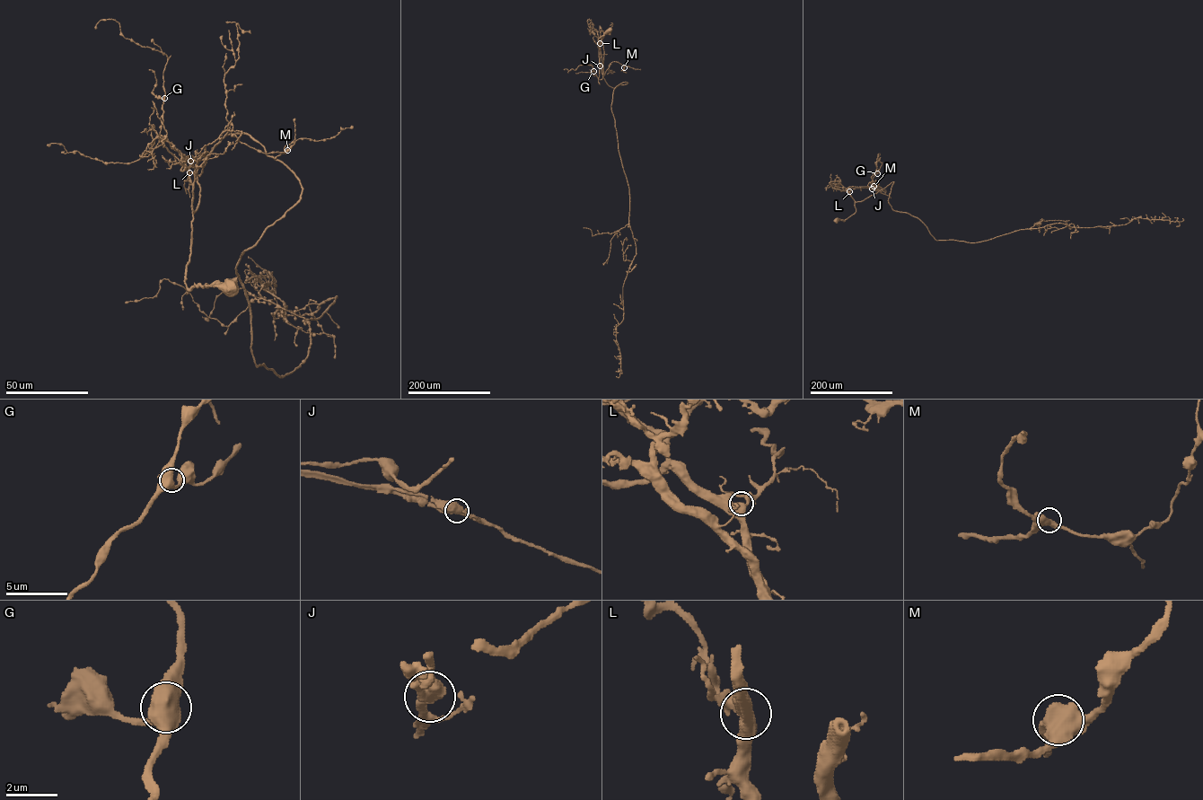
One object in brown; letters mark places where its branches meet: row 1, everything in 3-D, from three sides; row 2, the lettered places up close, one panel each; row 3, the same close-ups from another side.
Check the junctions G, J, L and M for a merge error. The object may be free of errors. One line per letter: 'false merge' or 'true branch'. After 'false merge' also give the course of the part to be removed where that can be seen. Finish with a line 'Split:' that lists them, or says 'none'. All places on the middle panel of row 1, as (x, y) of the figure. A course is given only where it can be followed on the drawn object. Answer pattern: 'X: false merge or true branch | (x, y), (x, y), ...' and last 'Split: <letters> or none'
G: true branch
J: false merge
L: true branch
M: true branch
Split: J

